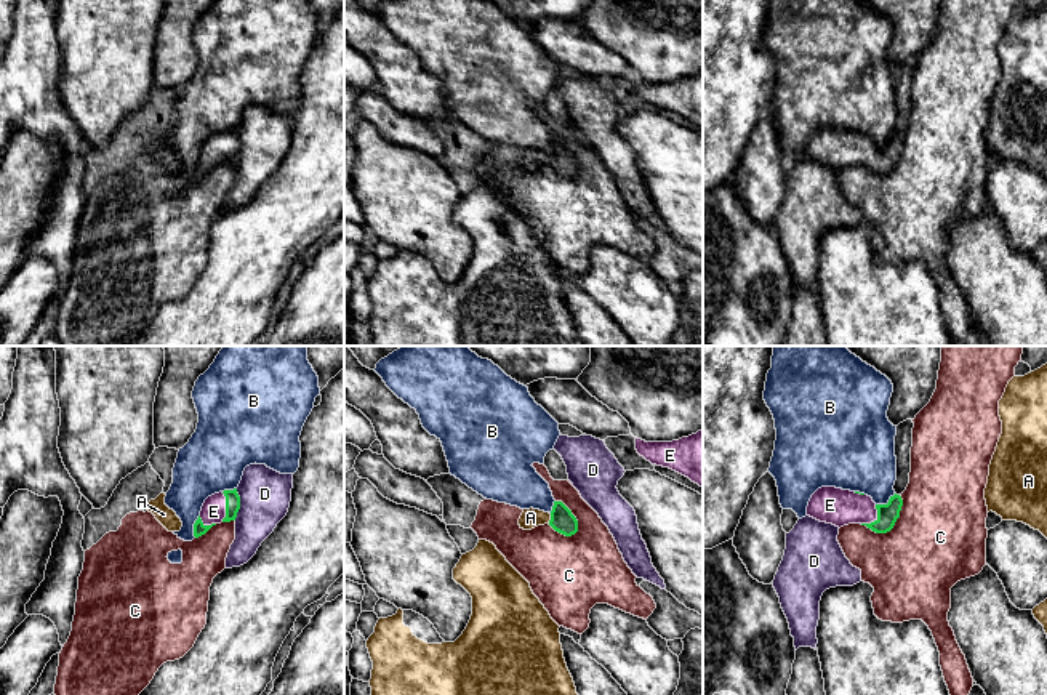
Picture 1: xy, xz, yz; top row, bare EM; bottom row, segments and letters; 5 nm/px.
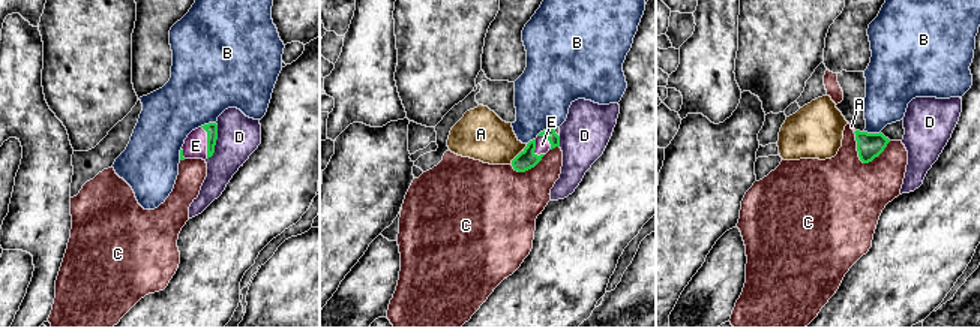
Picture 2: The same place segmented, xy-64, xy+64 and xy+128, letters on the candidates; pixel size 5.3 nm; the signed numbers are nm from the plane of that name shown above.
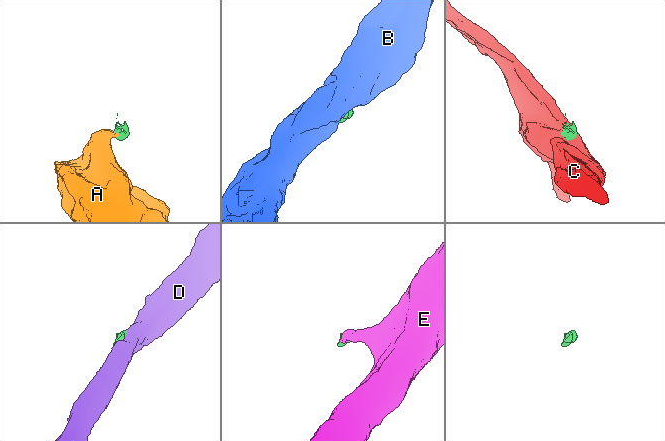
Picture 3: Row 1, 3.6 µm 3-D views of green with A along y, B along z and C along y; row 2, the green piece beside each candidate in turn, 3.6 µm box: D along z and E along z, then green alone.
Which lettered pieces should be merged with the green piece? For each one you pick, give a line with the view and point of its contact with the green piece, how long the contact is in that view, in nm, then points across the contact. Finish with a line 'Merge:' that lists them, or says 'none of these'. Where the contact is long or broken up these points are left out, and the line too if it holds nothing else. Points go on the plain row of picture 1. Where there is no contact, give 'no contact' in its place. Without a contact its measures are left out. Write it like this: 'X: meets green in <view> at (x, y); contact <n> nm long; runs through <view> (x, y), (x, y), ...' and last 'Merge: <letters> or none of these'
A: meets green in xz at (551, 160); contact 50 nm long; runs through xz (562, 162), (551, 160), (530, 159)
E: meets green in yz at (874, 162); contact 130 nm long; runs through yz (887, 156), (874, 162), (860, 149), (830, 146)
Merge: A, E

